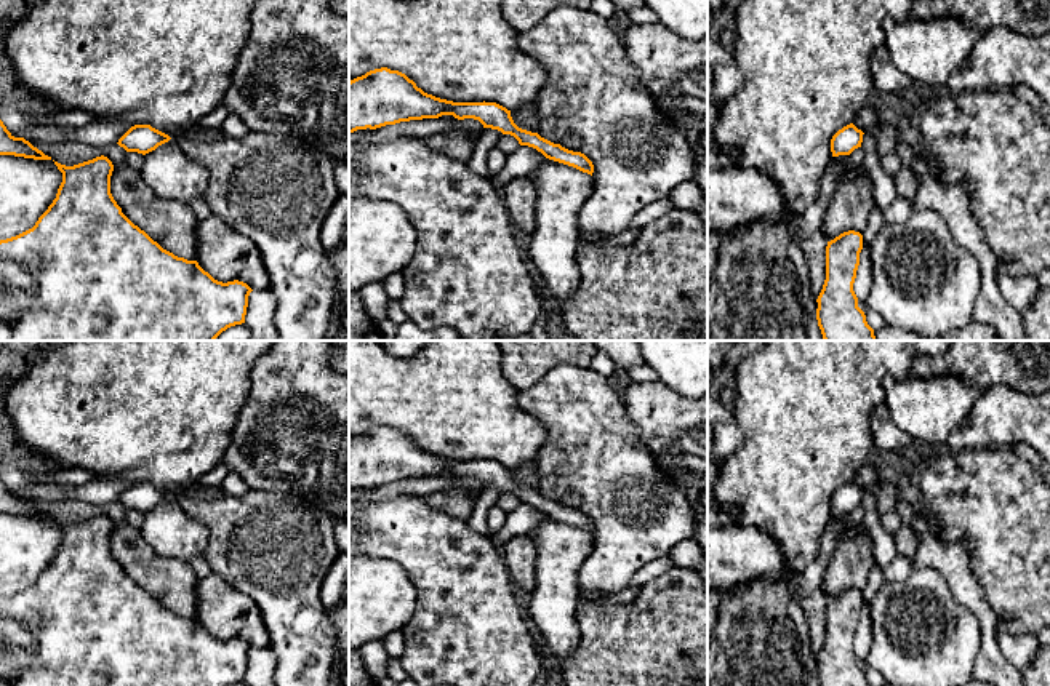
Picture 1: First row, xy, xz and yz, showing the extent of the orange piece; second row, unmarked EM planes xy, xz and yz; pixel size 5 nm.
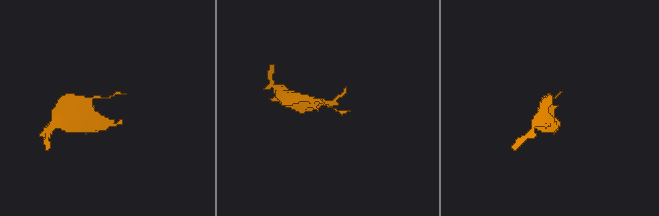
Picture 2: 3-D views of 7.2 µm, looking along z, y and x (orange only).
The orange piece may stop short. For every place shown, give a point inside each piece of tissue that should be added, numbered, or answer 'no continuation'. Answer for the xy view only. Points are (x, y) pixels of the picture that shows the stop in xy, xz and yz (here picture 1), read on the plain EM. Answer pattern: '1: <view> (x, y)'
no continuation

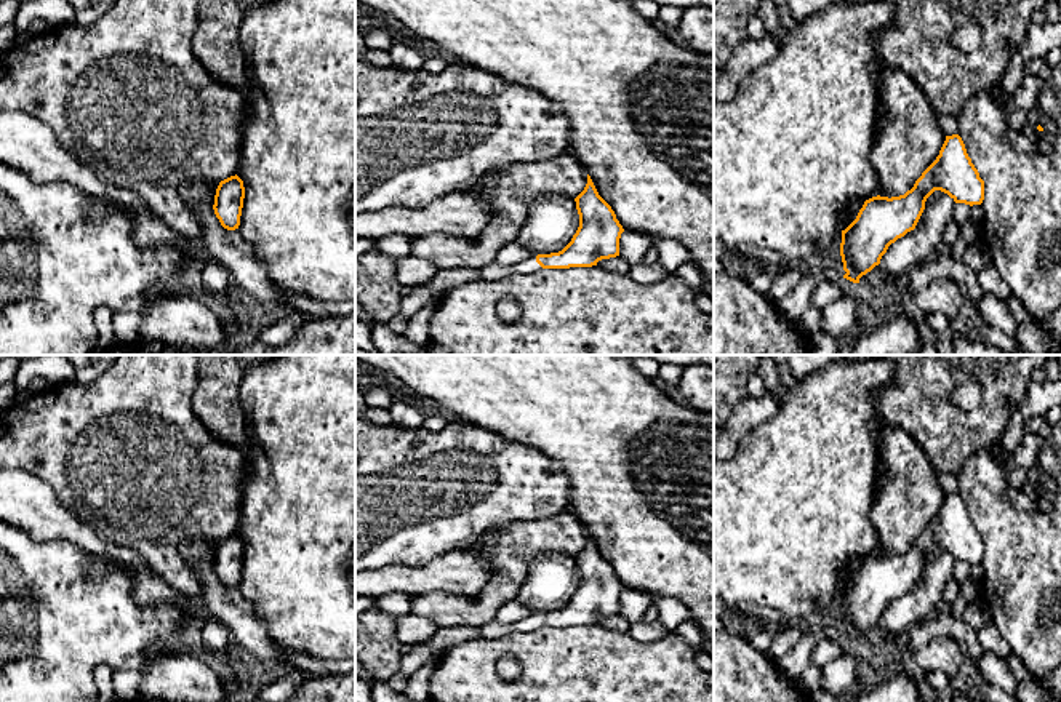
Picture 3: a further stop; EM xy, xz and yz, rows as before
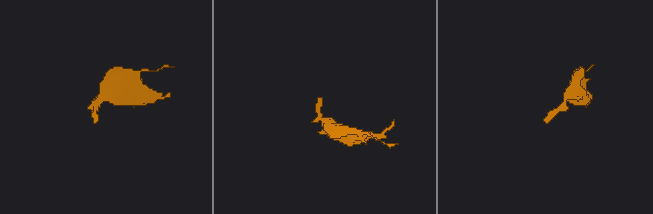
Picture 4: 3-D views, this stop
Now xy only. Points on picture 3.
no continuation

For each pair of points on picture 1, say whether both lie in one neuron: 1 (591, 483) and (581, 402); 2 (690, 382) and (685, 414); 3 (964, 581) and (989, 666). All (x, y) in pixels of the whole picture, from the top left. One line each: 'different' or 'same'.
1: same
2: different
3: same

